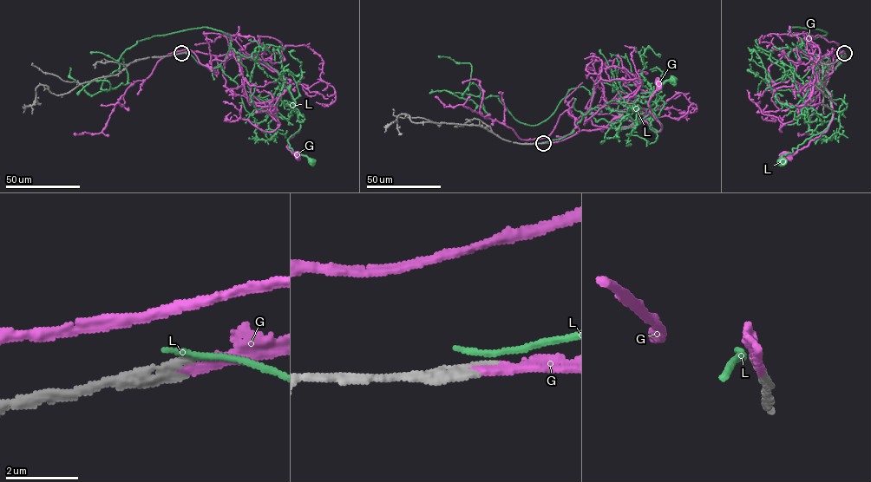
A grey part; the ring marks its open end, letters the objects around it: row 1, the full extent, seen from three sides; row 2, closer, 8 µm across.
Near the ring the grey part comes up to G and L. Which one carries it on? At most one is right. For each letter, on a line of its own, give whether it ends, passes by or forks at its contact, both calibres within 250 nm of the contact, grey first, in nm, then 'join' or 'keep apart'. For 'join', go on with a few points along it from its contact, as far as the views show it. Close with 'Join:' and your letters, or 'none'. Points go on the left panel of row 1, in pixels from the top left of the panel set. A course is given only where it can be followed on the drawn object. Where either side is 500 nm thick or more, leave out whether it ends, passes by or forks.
G: it ends | 320/260 nm | join | via (182, 53), (245, 55), (269, 65), (283, 78), (299, 120), (299, 130), (288, 140), (287, 146), (297, 155)
L: it ends | 240/200 nm | keep apart
Join: G

